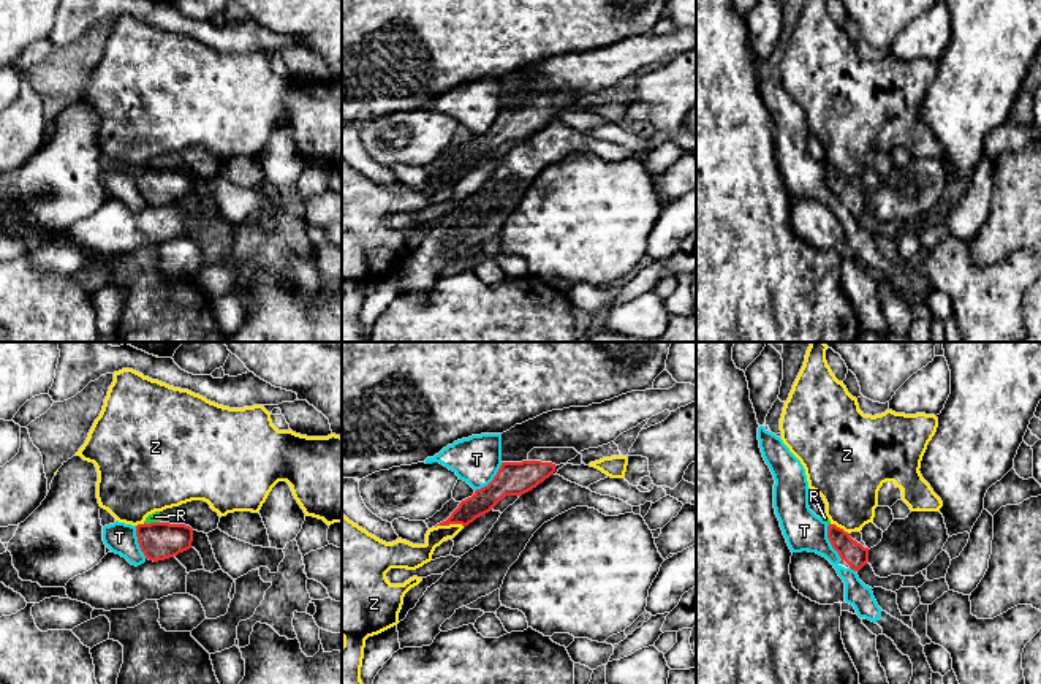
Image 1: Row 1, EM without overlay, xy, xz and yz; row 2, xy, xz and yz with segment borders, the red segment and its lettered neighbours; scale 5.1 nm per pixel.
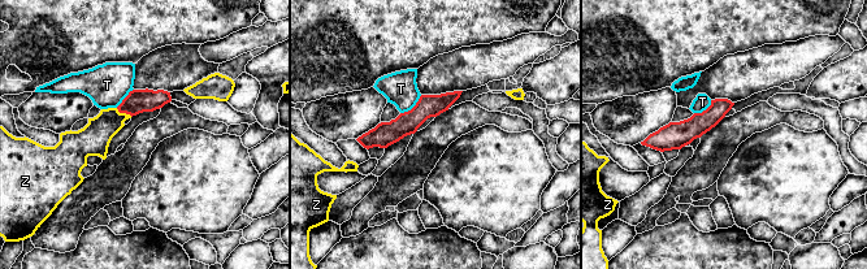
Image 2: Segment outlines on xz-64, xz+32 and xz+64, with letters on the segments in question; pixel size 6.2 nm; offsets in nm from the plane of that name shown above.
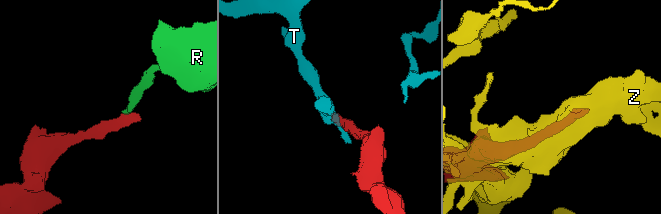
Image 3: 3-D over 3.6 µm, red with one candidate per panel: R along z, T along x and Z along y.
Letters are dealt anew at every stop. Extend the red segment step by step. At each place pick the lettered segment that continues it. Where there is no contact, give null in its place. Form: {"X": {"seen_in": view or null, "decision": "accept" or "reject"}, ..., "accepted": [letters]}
{"R": {"seen_in": "xy", "decision": "reject"}, "T": {"seen_in": "xz", "decision": "reject"}, "Z": {"seen_in": "xz", "decision": "reject"}, "accepted": []}

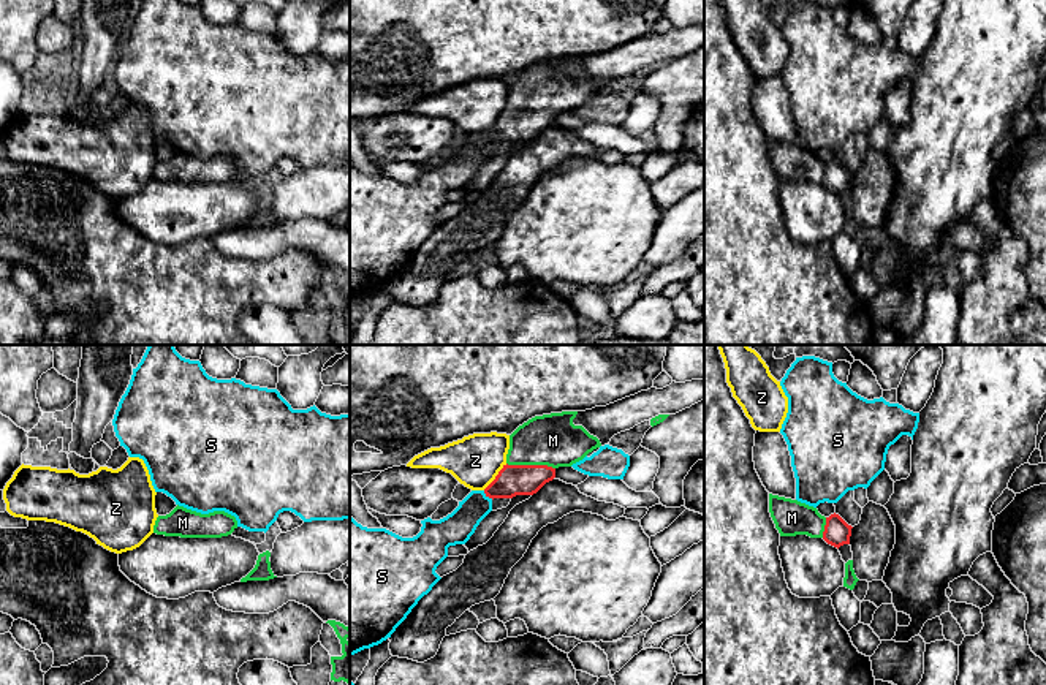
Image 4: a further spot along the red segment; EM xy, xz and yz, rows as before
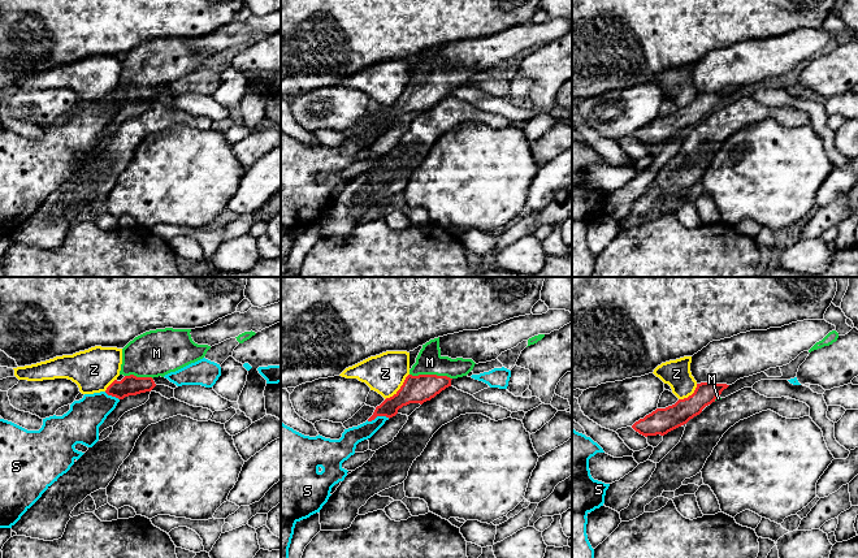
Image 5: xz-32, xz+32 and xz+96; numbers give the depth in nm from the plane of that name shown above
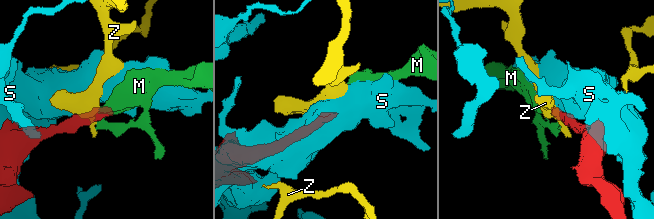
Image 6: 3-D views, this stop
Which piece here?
{"M": {"seen_in": "xz", "decision": "accept"}, "S": {"seen_in": "xz", "decision": "reject"}, "Z": {"seen_in": "xz", "decision": "reject"}, "accepted": ["M"]}

